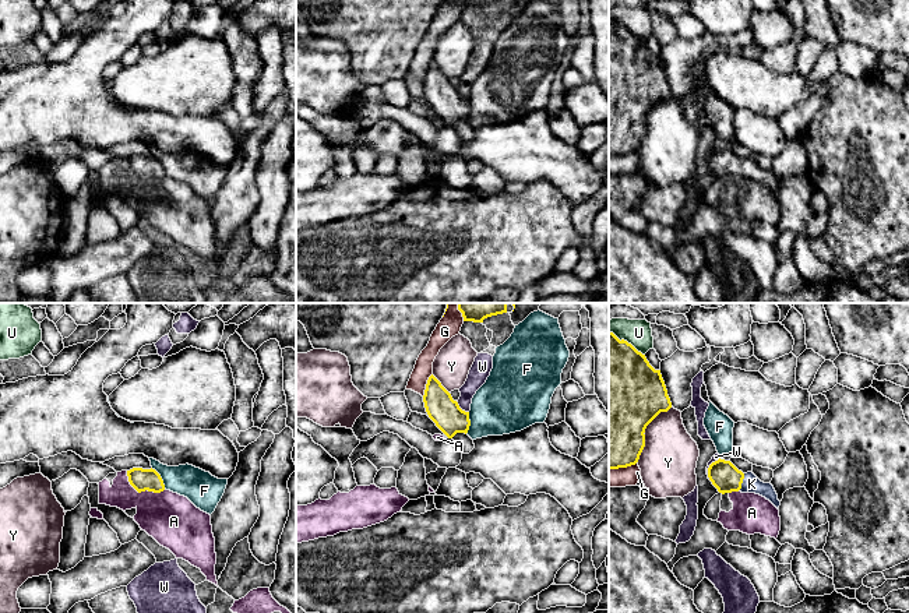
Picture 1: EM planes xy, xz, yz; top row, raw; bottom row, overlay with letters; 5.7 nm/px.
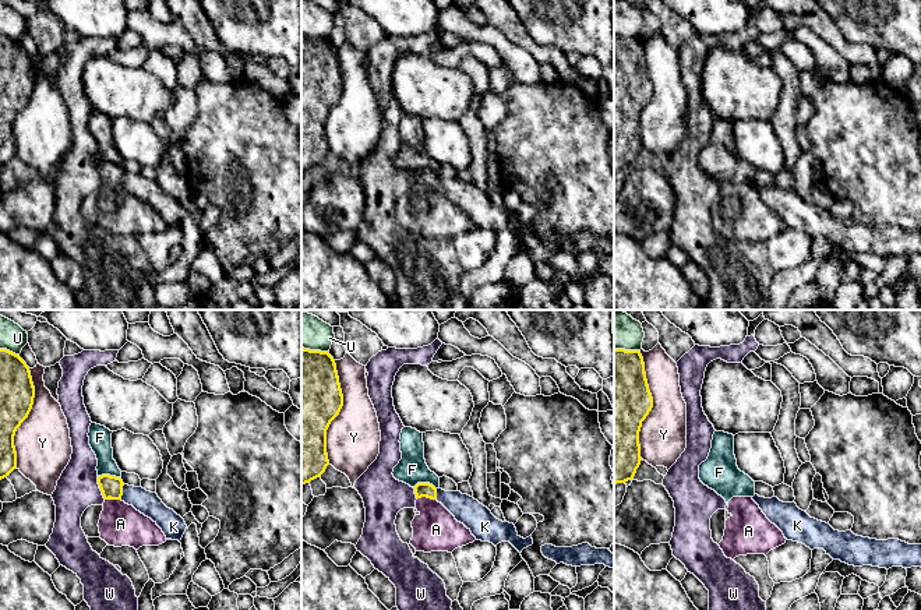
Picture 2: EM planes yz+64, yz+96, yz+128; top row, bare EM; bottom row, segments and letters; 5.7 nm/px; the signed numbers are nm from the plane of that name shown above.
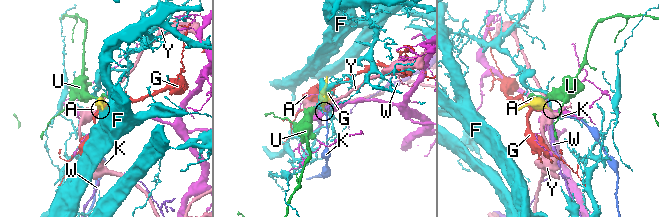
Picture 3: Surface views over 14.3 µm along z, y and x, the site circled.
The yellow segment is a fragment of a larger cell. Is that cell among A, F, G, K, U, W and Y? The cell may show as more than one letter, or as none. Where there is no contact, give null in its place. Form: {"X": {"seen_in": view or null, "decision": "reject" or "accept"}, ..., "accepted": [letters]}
{"A": {"seen_in": "xy", "decision": "reject"}, "F": {"seen_in": "xy", "decision": "reject"}, "G": {"seen_in": "xz", "decision": "reject"}, "K": {"seen_in": "yz", "decision": "accept"}, "U": {"seen_in": "yz", "decision": "reject"}, "W": {"seen_in": "xz", "decision": "reject"}, "Y": {"seen_in": "yz", "decision": "reject"}, "accepted": ["K"]}

